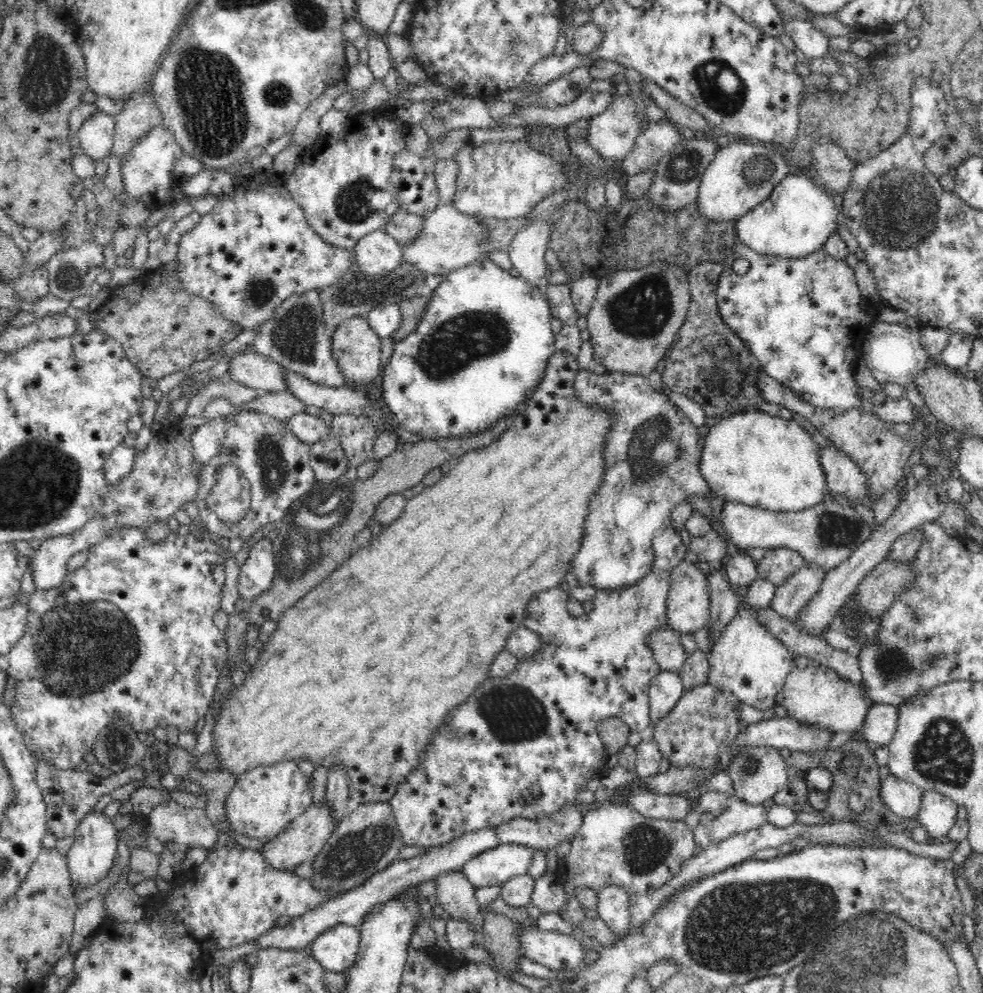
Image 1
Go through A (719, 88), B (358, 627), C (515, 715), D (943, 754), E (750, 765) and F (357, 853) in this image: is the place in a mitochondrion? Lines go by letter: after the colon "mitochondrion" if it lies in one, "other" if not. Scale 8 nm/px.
A: mitochondrion
B: other
C: mitochondrion
D: mitochondrion
E: mitochondrion
F: mitochondrion

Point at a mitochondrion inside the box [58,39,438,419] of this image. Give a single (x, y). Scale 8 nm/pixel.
(208, 90)

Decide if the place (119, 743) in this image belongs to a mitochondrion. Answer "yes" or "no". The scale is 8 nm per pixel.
yes

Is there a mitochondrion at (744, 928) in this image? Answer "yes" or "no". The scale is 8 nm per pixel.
yes

